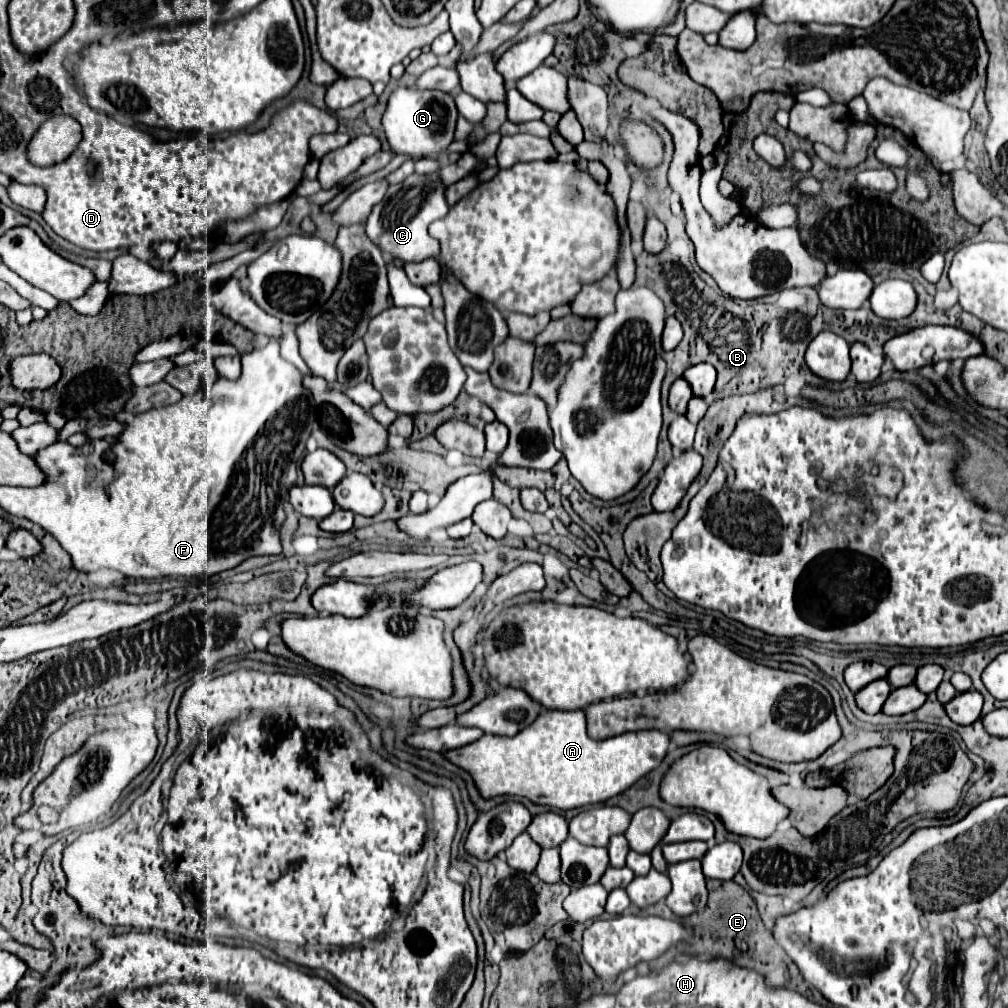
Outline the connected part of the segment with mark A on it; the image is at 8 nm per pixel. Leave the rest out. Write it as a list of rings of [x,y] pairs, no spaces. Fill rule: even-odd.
[[[542,710],[538,714],[538,720],[534,720],[530,728],[518,732],[514,738],[484,734],[476,742],[442,752],[442,756],[472,776],[484,800],[496,796],[522,796],[534,804],[542,804],[558,810],[570,810],[570,808],[600,804],[624,792],[644,774],[654,770],[660,764],[660,760],[666,756],[668,748],[670,748],[670,738],[658,730],[638,730],[638,732],[612,736],[606,740],[592,740],[586,734],[586,718],[582,710],[572,710],[572,712]]]

